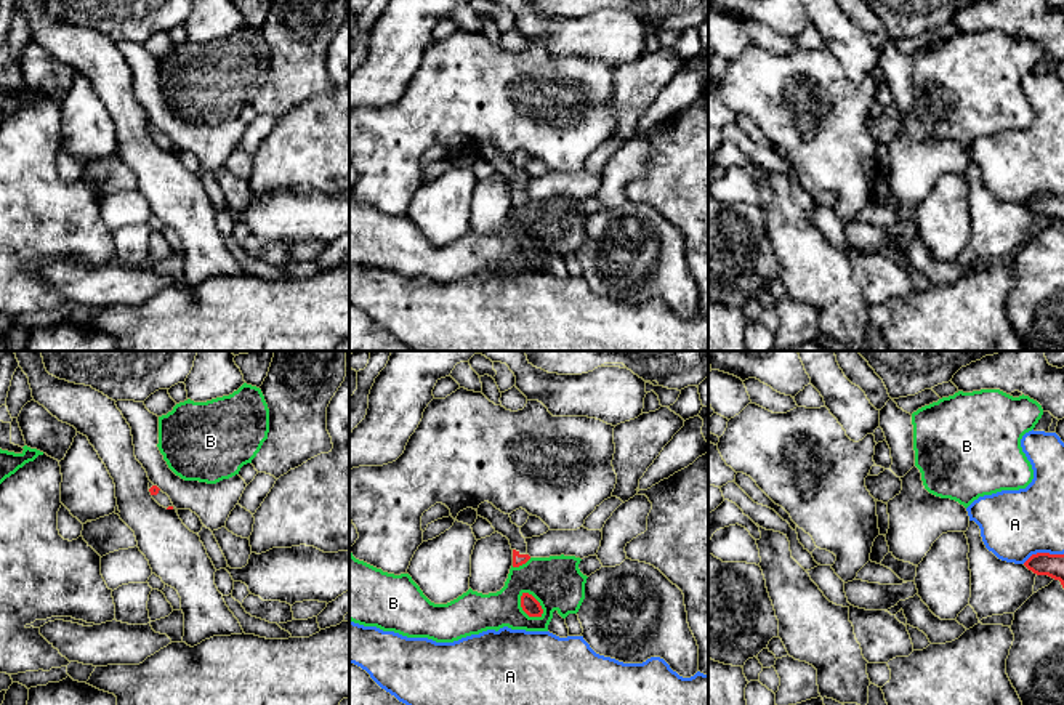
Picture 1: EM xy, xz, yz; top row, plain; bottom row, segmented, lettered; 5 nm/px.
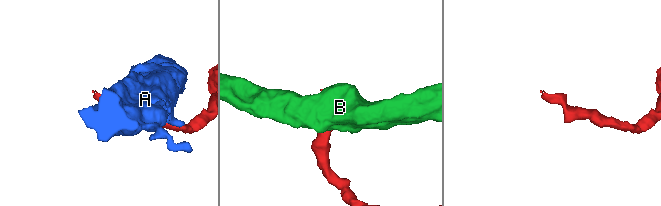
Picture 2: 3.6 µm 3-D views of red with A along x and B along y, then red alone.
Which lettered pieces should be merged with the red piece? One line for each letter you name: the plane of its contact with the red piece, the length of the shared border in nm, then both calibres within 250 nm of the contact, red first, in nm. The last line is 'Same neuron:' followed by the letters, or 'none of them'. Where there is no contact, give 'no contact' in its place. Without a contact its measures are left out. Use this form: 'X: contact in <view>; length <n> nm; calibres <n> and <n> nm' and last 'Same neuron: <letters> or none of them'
Same neuron: none of them

